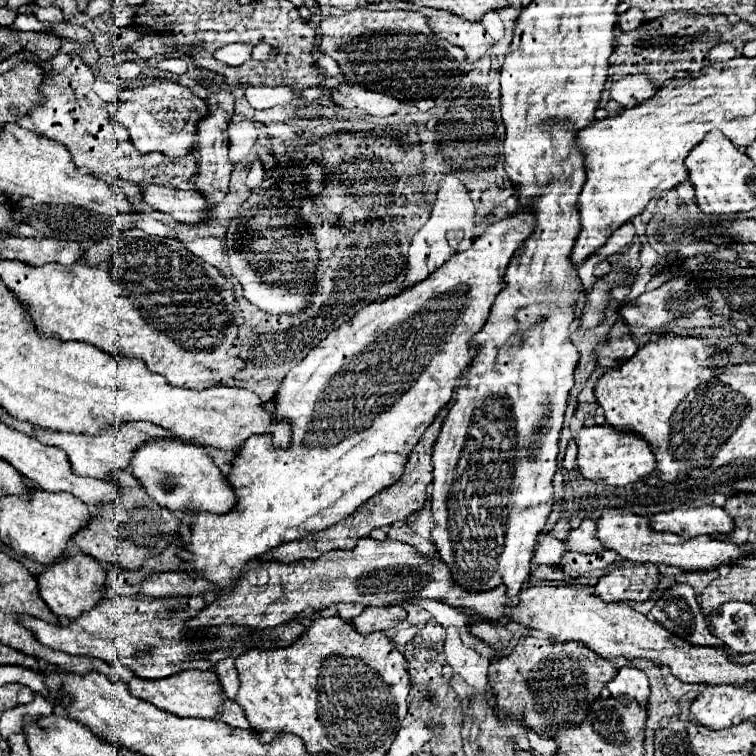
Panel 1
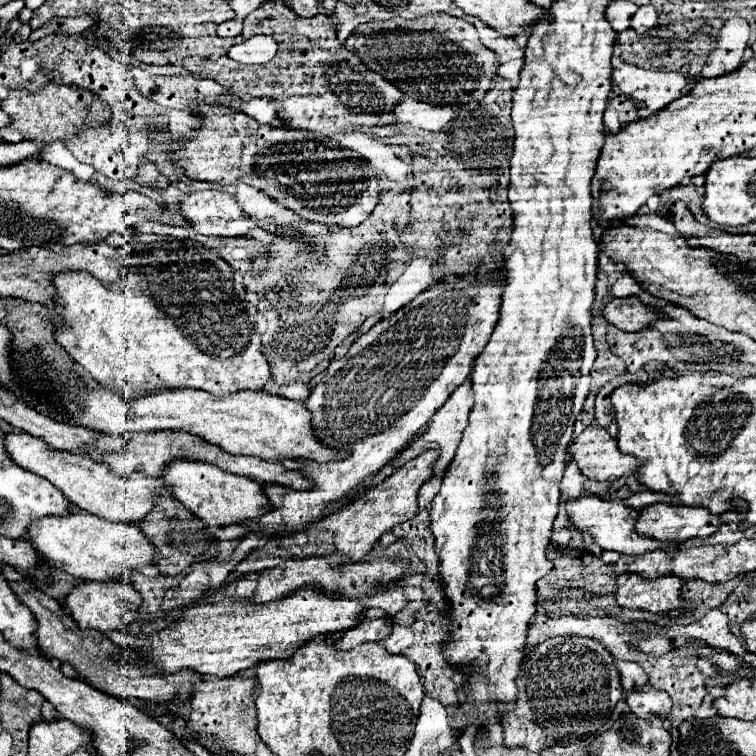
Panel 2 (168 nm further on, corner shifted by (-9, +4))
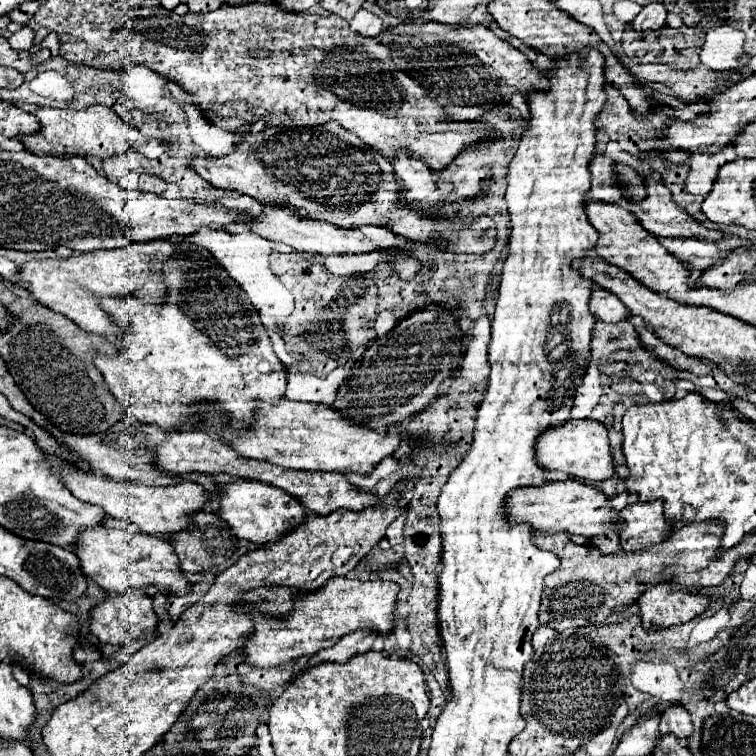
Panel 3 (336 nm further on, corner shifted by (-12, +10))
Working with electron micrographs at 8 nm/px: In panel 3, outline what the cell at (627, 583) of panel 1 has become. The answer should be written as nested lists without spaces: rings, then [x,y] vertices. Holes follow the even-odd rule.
[[[664,582],[644,586],[636,604],[640,606],[644,628],[662,624],[664,628],[670,628],[676,624],[684,624],[696,614],[704,612],[710,606],[710,598]]]

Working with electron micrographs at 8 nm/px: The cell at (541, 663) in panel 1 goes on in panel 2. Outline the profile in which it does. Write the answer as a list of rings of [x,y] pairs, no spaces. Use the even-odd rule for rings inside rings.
[[[557,636],[539,644],[537,652],[523,662],[523,670],[529,670],[533,664],[537,664],[537,674],[517,678],[519,696],[515,702],[515,710],[503,718],[505,746],[509,748],[523,746],[529,752],[541,752],[543,748],[549,748],[555,744],[567,746],[579,740],[589,742],[593,736],[597,736],[601,726],[605,726],[605,722],[609,720],[615,704],[621,700],[621,680],[609,650],[603,648],[599,640],[593,640],[593,638]]]

